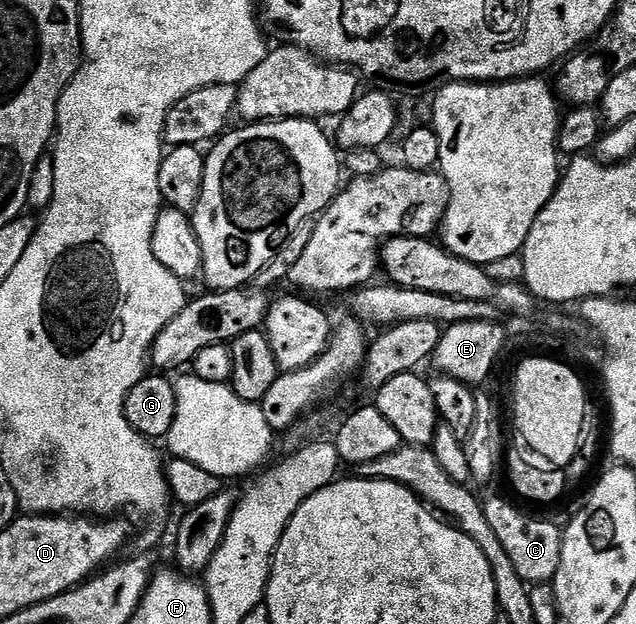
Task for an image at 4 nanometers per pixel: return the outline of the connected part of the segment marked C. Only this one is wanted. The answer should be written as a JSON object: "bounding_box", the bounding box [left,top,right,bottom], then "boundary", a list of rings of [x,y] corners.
{"bounding_box":[484,496,563,586],"boundary":[[[502,496],[485,497],[484,507],[496,538],[500,538],[512,566],[516,566],[516,574],[520,574],[520,578],[530,586],[551,583],[556,570],[560,570],[563,529],[557,528],[550,520],[537,520],[536,517],[521,512]]]}

